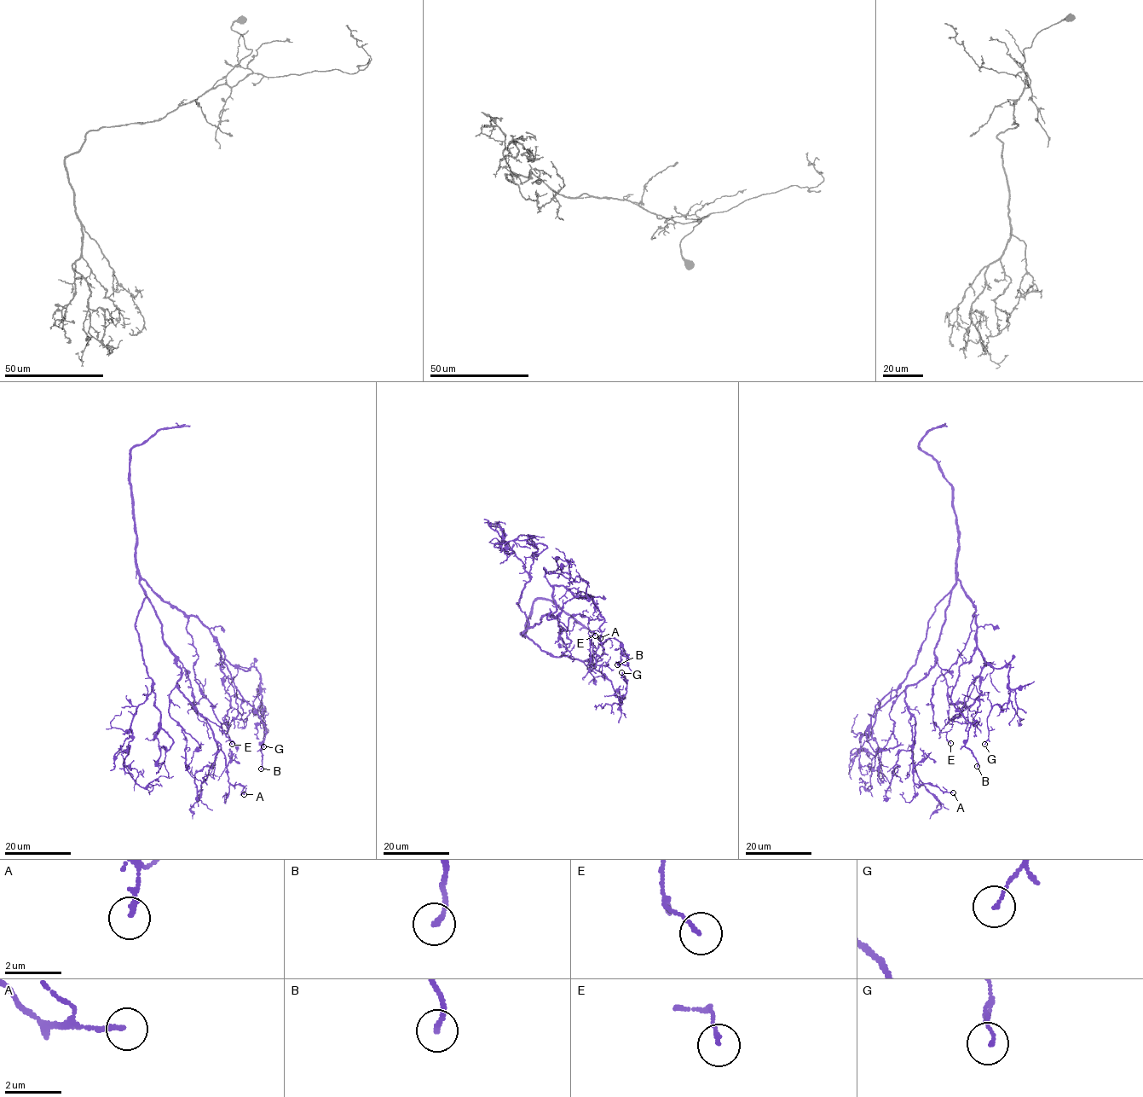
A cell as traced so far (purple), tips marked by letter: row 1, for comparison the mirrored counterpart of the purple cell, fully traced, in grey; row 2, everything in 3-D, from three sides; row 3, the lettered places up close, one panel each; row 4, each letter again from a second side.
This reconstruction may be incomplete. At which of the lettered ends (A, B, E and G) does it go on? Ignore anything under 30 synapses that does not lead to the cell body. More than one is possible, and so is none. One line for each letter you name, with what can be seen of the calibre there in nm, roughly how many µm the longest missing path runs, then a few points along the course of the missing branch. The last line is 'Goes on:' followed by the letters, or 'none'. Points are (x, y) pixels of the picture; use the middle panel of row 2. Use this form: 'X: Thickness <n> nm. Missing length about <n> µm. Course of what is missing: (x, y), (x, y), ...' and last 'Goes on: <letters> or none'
Goes on: none

